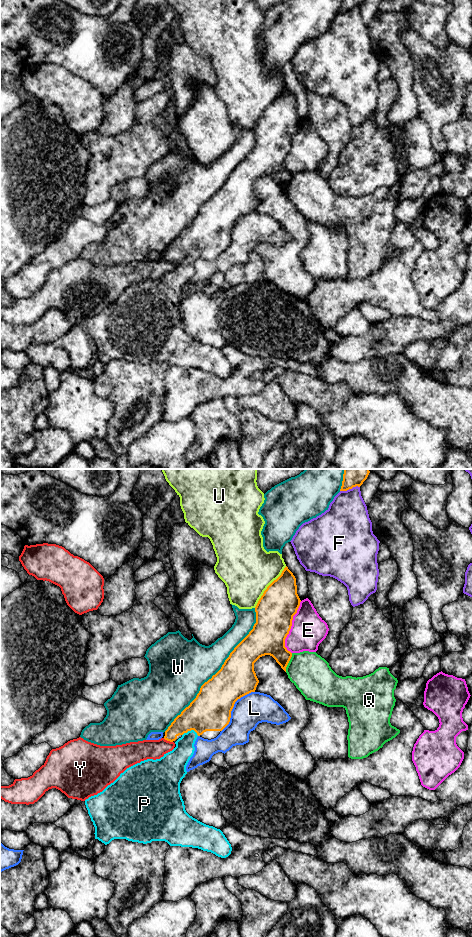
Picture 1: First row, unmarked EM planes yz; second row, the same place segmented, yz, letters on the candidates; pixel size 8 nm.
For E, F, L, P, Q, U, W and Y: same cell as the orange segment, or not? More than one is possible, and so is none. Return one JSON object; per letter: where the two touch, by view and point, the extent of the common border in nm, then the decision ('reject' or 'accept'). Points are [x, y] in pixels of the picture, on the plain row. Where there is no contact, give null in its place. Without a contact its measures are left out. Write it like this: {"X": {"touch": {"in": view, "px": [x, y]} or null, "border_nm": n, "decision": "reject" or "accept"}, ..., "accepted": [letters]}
{"E": {"touch": {"in": "yz", "px": [290, 147]}, "border_nm": 440, "decision": "reject"}, "F": {"touch": {"in": "yz", "px": [349, 8]}, "border_nm": 170, "decision": "reject"}, "L": {"touch": {"in": "yz", "px": [233, 226]}, "border_nm": 420, "decision": "reject"}, "P": {"touch": {"in": "yz", "px": [190, 250]}, "border_nm": 140, "decision": "accept"}, "Q": {"touch": {"in": "yz", "px": [288, 182]}, "border_nm": 160, "decision": "reject"}, "U": {"touch": {"in": "yz", "px": [267, 107]}, "border_nm": 420, "decision": "reject"}, "W": {"touch": {"in": "yz", "px": [219, 190]}, "border_nm": 1250, "decision": "reject"}, "Y": {"touch": {"in": "yz", "px": [168, 260]}, "border_nm": 90, "decision": "reject"}, "accepted": ["P"]}

